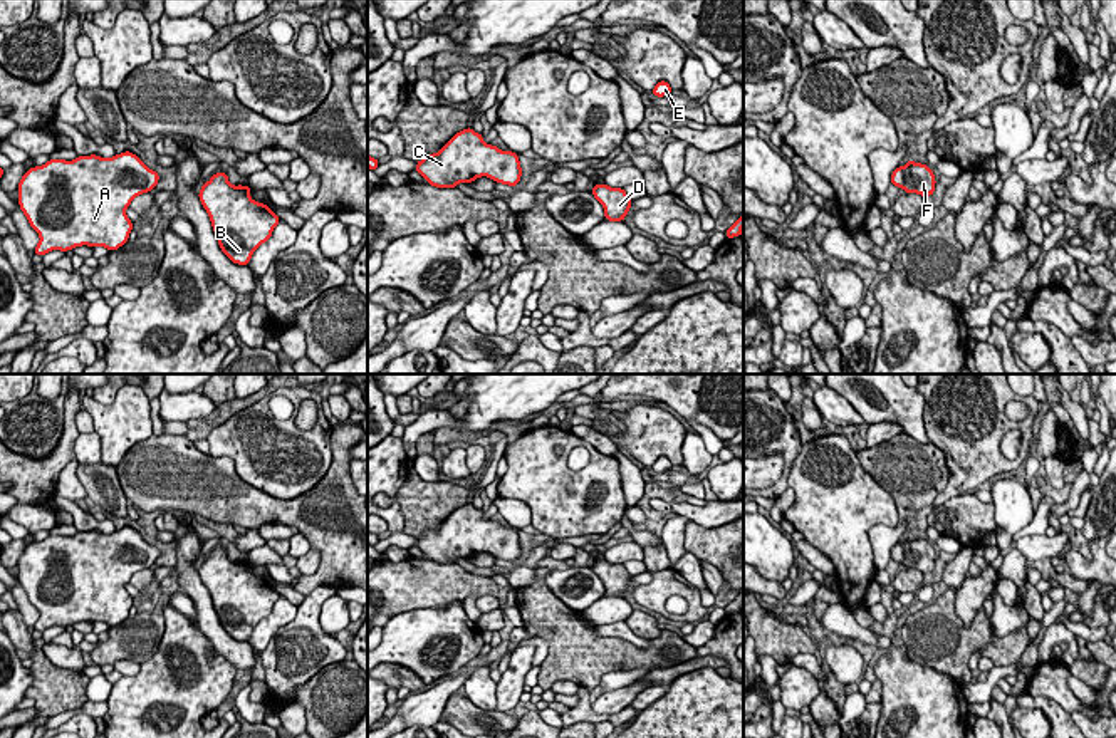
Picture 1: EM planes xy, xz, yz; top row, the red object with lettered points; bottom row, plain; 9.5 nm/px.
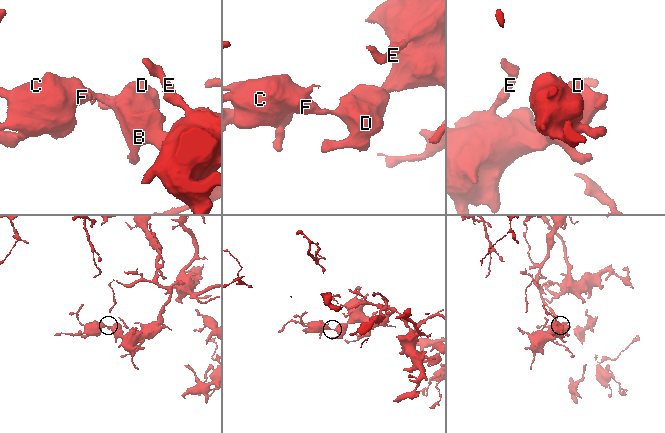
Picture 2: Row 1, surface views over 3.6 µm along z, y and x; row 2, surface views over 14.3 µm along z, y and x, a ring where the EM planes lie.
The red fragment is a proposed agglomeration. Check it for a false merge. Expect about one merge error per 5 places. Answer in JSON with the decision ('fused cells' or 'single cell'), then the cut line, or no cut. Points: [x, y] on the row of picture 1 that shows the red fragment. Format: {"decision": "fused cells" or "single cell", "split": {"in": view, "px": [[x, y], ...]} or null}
{"decision": "single cell", "split": null}

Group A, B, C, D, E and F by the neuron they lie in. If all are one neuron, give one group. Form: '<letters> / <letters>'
A B C D E F

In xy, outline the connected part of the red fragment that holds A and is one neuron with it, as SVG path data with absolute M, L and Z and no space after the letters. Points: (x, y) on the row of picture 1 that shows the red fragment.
M131 151L109 159L97 154L49 159L27 169L17 190L18 206L40 236L34 253L82 245L117 250L133 231L126 208L158 181L159 174Z

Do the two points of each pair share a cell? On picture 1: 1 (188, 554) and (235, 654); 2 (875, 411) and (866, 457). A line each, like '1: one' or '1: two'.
1: one
2: two

